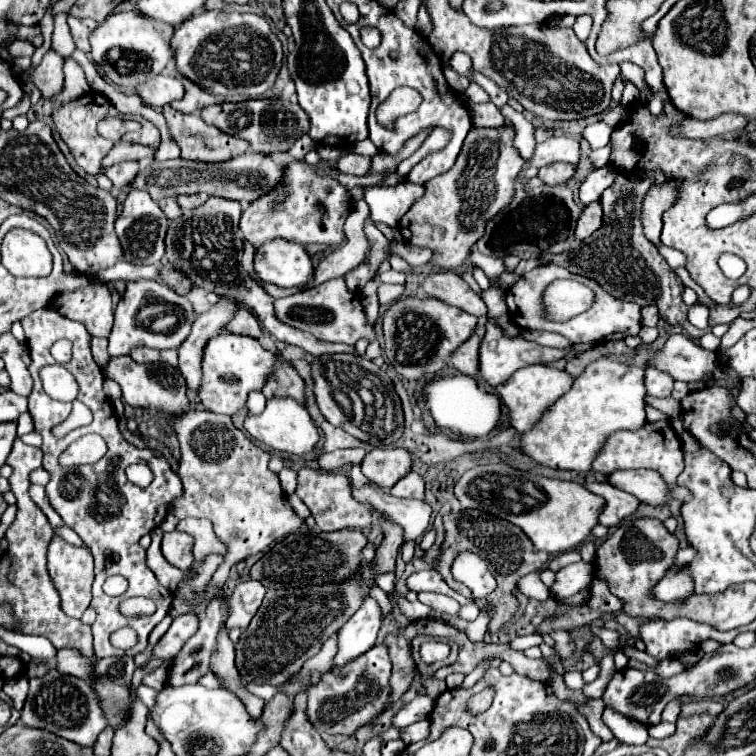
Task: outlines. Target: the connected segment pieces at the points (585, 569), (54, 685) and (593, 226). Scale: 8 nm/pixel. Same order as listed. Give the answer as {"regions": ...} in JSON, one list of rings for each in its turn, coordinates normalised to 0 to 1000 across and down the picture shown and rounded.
{"regions":[[[[765,742],[735,758],[735,771],[733,776],[728,776],[728,784],[733,792],[757,790],[767,779],[772,779],[780,771],[780,766],[783,766],[783,747],[775,742]]],[[[74,882],[66,885],[58,896],[40,898],[40,914],[26,951],[34,962],[66,967],[111,988],[122,988],[132,967],[140,962],[140,948],[135,946],[135,935],[130,930],[130,919],[124,919],[122,906],[111,898],[82,893]]],[[[780,269],[767,290],[765,290],[765,298],[762,298],[762,316],[770,319],[775,313],[780,313],[791,300],[795,300],[798,290],[798,278],[794,269]]]]}

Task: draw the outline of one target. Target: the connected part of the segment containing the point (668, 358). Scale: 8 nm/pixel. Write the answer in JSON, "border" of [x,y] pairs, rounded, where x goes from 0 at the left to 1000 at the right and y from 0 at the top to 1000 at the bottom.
{"border":[[[889,443],[881,456],[857,475],[857,485],[884,493],[892,504],[929,504],[947,483],[947,467],[929,462],[905,443]]]}

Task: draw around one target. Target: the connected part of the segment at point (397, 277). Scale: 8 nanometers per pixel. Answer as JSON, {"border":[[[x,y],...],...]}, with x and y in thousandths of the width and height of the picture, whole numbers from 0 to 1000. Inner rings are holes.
{"border":[[[517,356],[500,364],[500,368],[503,368],[507,374],[534,376],[537,370],[537,362]]]}

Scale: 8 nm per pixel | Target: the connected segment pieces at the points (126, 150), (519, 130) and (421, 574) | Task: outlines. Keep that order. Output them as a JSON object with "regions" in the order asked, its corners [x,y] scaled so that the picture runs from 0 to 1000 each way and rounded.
{"regions":[[[[157,185],[135,216],[139,221],[164,213],[184,213],[187,216],[201,213],[204,194],[189,193],[183,189],[165,189]]],[[[667,139],[664,144],[664,152],[669,157],[677,160],[680,171],[683,171],[683,181],[680,181],[680,194],[685,197],[685,202],[690,202],[690,210],[693,216],[704,213],[706,208],[706,197],[709,197],[709,184],[706,184],[706,165],[701,157],[696,157],[696,152],[680,147],[675,139]]],[[[563,753],[563,755],[550,755],[545,758],[540,766],[537,766],[537,776],[542,782],[574,782],[574,784],[581,784],[586,787],[595,787],[611,798],[622,798],[622,792],[606,787],[601,779],[593,776],[593,771],[585,766],[585,761],[577,755],[577,753]]]]}

